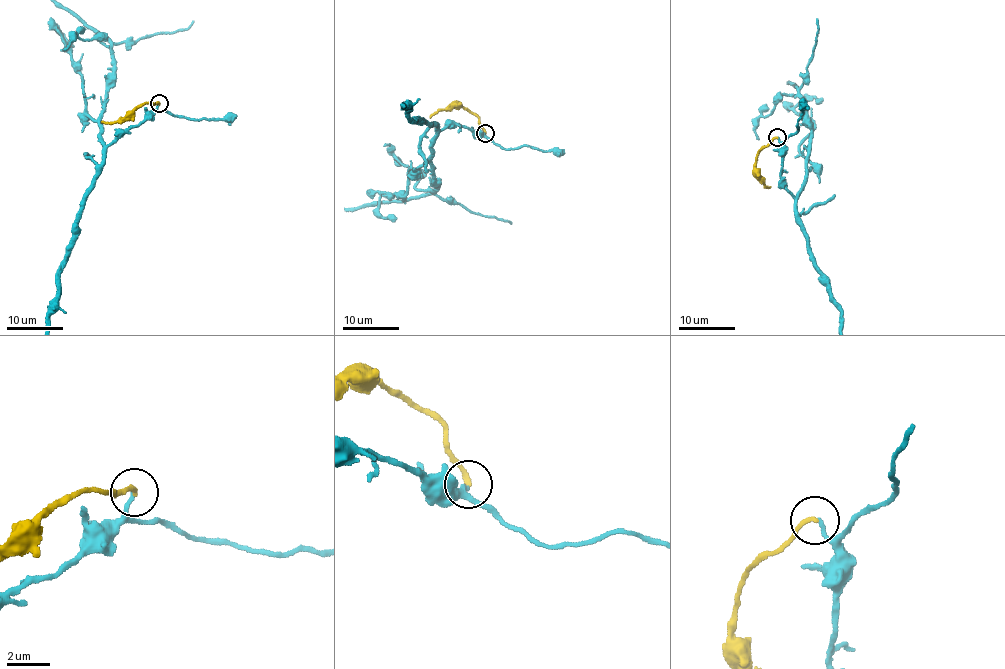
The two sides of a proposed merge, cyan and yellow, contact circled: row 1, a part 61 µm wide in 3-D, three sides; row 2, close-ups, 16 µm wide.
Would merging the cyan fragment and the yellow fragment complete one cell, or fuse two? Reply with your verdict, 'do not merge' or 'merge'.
merge

